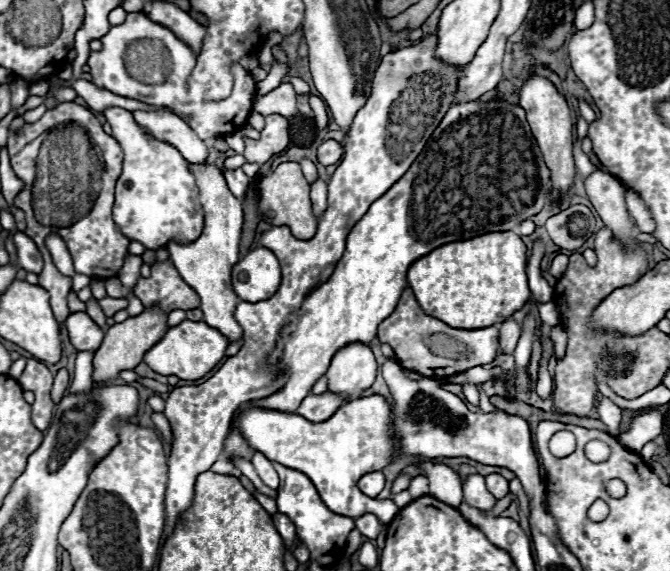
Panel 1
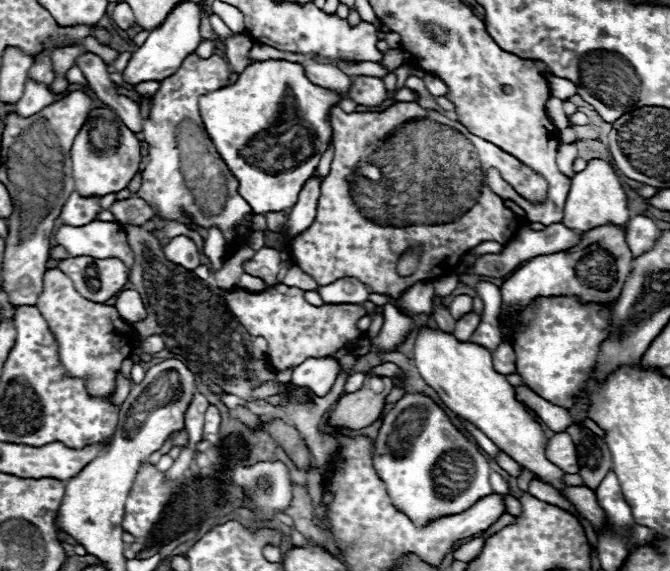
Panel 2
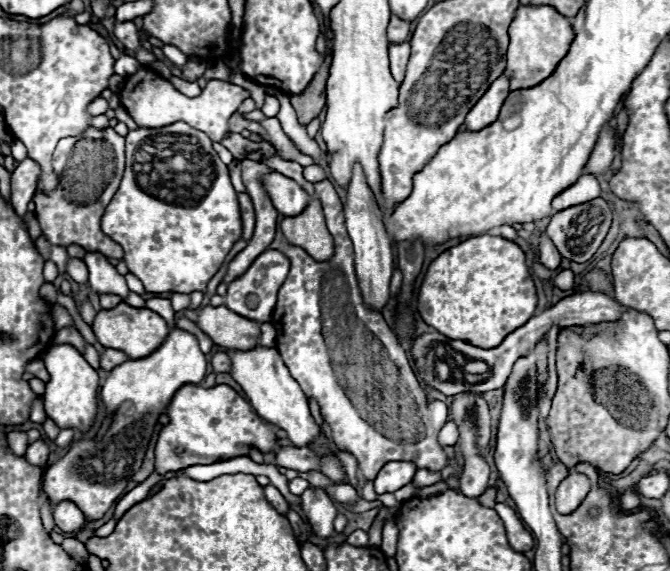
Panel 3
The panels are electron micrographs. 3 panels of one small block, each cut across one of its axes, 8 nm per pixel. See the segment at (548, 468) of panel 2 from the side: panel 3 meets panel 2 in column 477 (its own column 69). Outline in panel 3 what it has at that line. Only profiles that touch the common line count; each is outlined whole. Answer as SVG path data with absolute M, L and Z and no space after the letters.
M70 344L52 346L48 356L44 358L44 364L46 364L46 370L50 374L50 380L46 382L46 392L44 392L46 414L60 428L78 428L82 432L88 432L90 426L94 424L94 418L98 412L98 400L96 400L98 372Z

